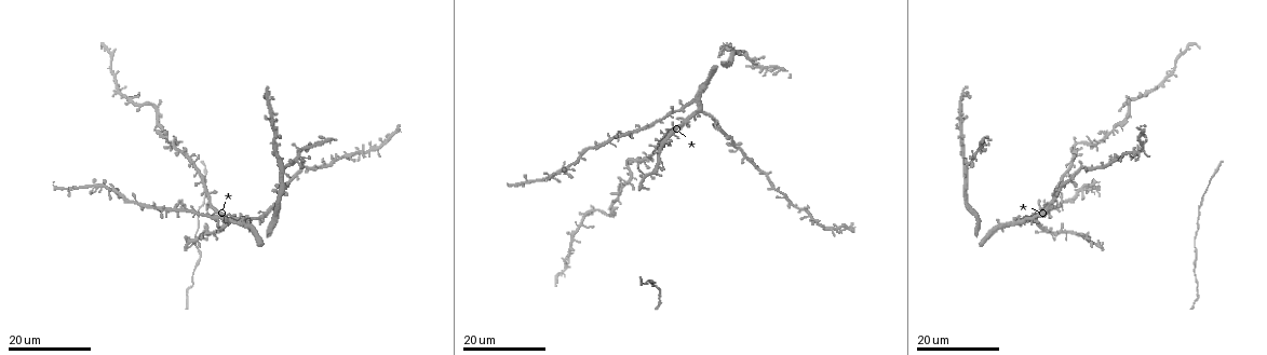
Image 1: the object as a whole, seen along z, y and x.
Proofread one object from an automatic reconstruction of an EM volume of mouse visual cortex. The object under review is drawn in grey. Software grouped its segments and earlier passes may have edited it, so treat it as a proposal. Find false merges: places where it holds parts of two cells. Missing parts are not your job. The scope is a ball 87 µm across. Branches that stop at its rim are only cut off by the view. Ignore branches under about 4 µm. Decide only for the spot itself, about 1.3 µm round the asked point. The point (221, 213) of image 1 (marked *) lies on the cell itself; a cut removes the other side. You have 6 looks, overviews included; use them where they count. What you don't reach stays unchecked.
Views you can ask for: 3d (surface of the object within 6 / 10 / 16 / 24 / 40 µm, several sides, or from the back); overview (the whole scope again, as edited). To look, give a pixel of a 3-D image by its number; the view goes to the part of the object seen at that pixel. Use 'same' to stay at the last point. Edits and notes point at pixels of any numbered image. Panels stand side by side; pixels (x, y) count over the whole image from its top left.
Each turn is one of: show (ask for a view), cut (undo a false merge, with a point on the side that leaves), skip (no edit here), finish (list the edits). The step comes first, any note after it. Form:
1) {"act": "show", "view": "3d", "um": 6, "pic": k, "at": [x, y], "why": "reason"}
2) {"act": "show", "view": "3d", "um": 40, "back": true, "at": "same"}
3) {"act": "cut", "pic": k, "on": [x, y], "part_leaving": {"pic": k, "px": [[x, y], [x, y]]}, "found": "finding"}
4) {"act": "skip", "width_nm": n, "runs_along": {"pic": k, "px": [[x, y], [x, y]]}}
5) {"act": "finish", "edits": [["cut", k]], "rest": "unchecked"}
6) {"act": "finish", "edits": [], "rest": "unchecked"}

{"act": "show", "view": "3d", "um": 24, "pic": 1, "at": [1218, 170], "why": "calibre changes"}

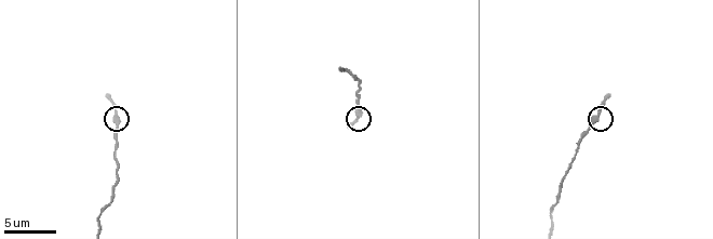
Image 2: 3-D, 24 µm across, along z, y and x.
{"act": "show", "view": "3d", "um": 10, "pic": 2, "at": [116, 117], "why": "zoom in"}

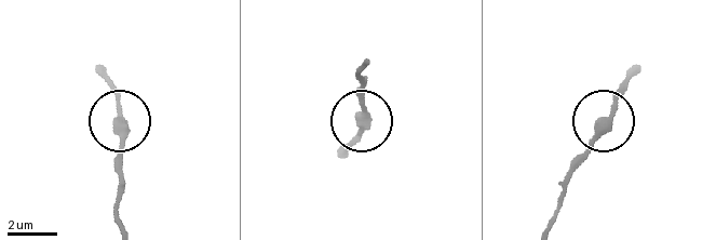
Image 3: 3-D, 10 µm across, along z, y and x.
{"act": "skip", "runs_along": {"pic": 3, "px": [[119, 222], [119, 97], [107, 68]]}, "found": "continuous, no second cell"}

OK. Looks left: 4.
{"act": "show", "view": "3d", "um": 24, "pic": 1, "at": [685, 122]}

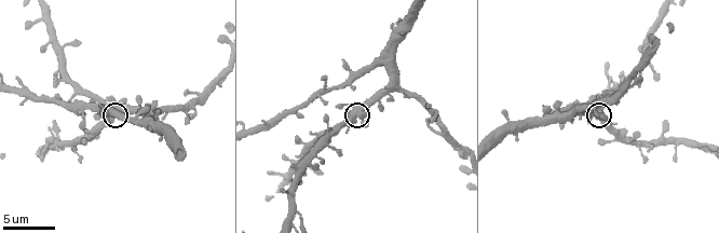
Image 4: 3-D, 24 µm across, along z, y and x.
{"act": "show", "view": "3d", "um": 6, "pic": 4, "at": [352, 118]}

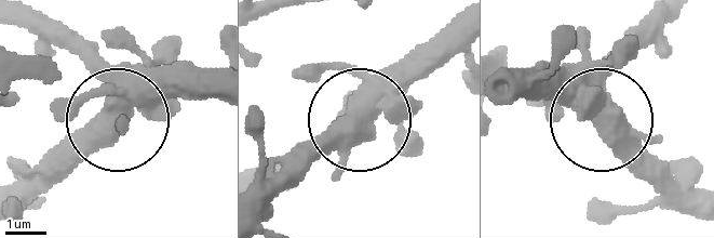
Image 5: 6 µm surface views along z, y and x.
{"act": "skip", "runs_along": {"pic": 5, "px": [[51, 27], [120, 110], [178, 68]]}, "found": "all the same cell"}

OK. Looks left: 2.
{"act": "show", "view": "3d", "um": 16, "pic": 1, "at": [1094, 244], "why": "a narrow waist"}

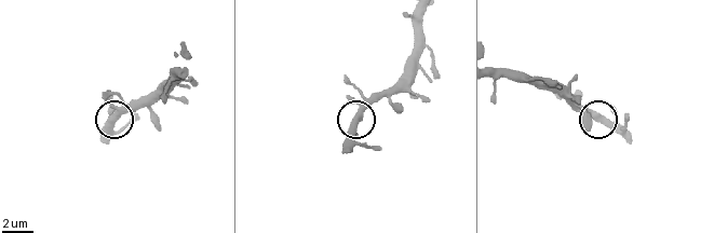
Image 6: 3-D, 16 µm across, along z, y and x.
{"act": "show", "view": "3d", "um": 10, "pic": 6, "at": [359, 117]}

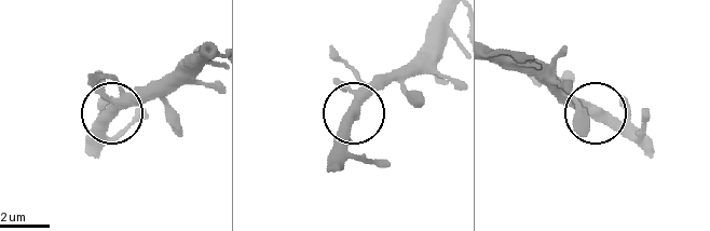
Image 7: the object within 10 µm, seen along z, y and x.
{"act": "skip", "found": "continuous, no second cell"}

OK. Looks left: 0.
{"act": "finish", "edits": [], "rest": "unchecked"}

